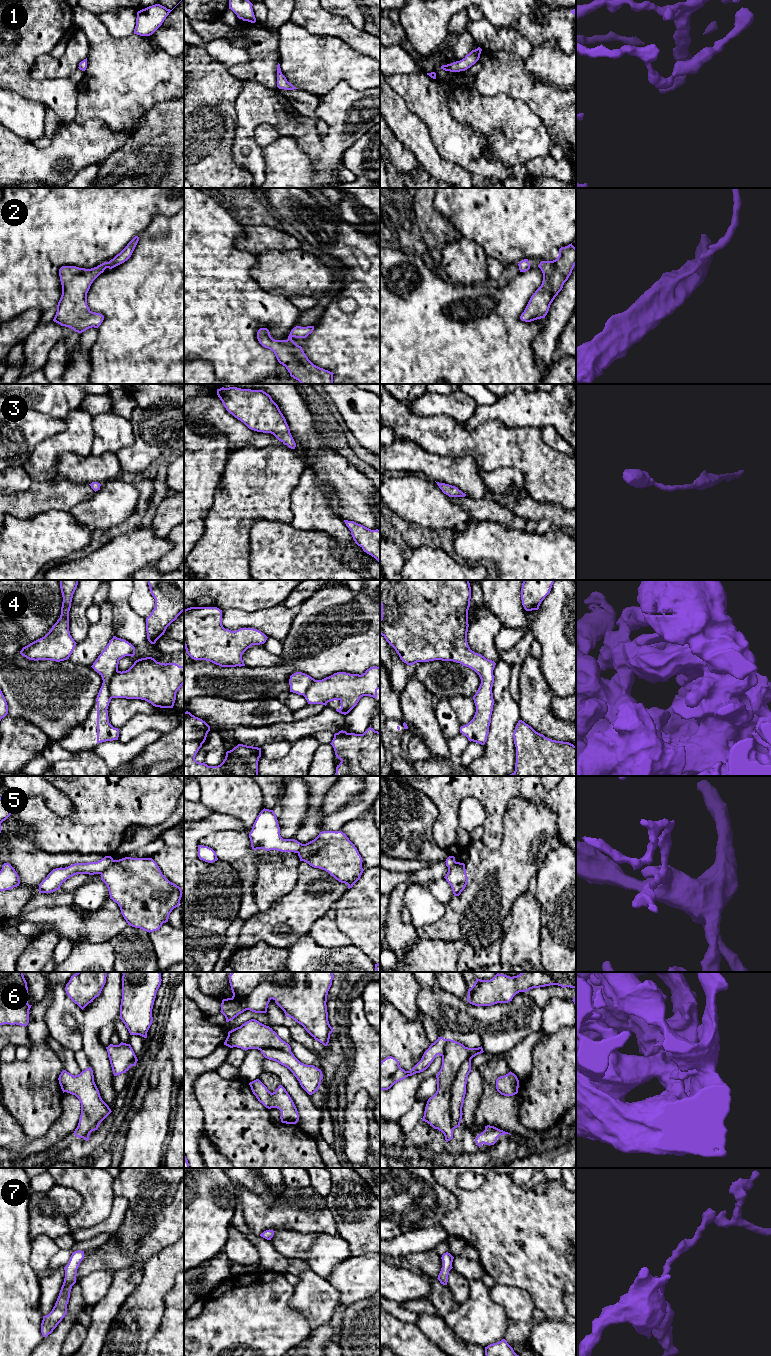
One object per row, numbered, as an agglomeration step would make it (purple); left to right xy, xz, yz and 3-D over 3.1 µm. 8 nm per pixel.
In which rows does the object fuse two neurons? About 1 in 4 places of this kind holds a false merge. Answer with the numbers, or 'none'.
5

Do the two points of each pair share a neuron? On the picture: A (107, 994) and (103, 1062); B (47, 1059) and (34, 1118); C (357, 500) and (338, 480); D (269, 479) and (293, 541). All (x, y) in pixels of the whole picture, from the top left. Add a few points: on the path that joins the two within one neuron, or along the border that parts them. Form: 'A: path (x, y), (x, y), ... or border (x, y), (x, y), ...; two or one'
A: path (101, 1011), (92, 1023), (92, 1045); one
B: path (38, 1074), (37, 1103); one
C: path (352, 496), (341, 485); one
D: border (263, 519), (290, 524); two

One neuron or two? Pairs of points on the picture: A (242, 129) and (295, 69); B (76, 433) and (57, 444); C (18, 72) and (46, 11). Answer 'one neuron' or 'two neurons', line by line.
A: two neurons
B: one neuron
C: one neuron

